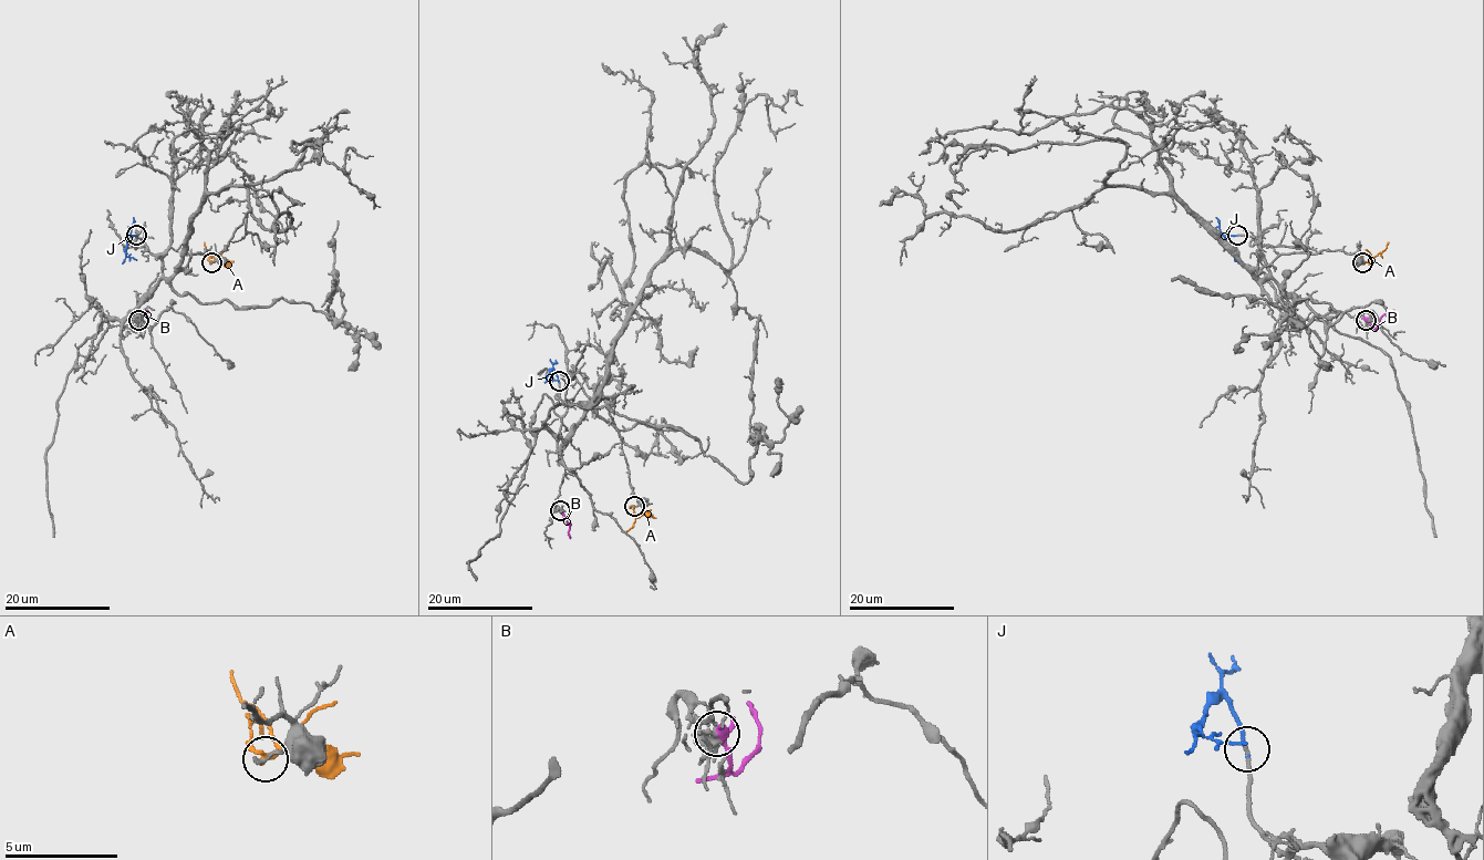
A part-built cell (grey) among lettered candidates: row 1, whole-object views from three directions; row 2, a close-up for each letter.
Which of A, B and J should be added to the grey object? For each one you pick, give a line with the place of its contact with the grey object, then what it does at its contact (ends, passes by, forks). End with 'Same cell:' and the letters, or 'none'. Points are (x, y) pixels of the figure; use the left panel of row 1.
J: (136, 235) | it ends
Same cell: J

